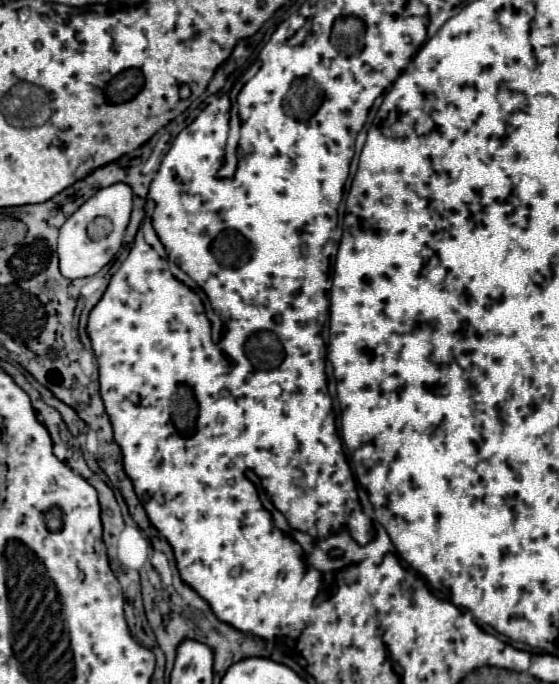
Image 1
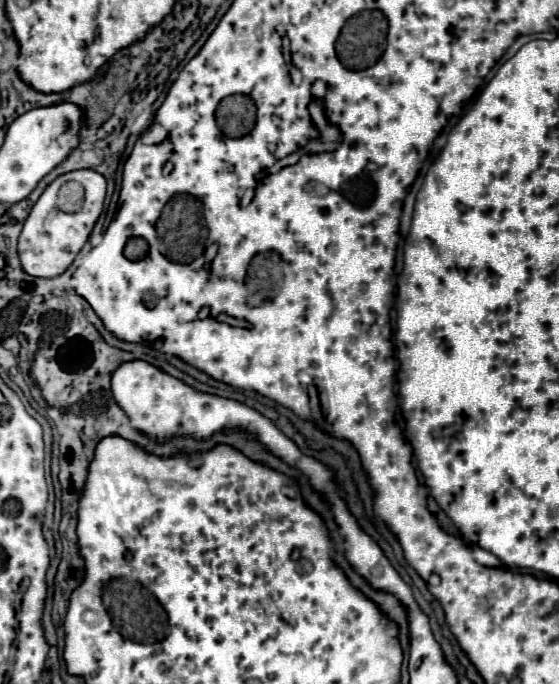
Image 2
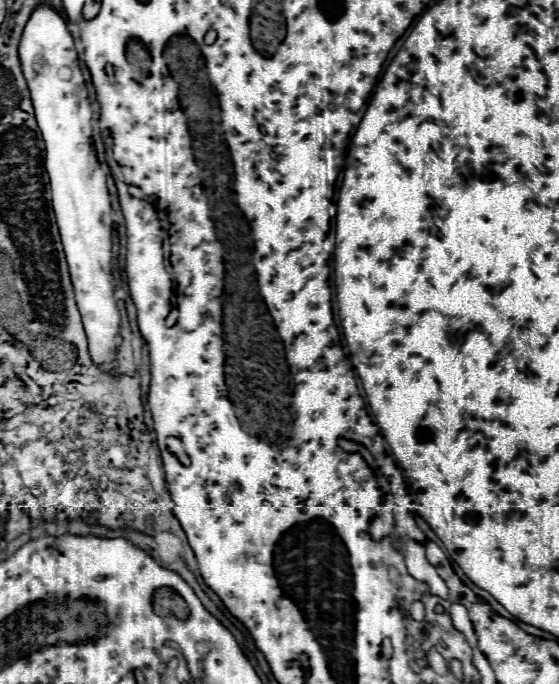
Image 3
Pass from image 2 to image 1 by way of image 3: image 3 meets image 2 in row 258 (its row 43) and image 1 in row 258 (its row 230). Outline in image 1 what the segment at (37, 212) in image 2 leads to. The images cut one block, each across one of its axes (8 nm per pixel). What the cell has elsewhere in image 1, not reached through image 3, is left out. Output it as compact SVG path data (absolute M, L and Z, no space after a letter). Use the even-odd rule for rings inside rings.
M112 184L110 188L100 188L86 204L82 204L60 228L58 238L58 258L62 276L86 278L98 274L120 250L124 230L128 226L132 212L132 188L128 184Z

